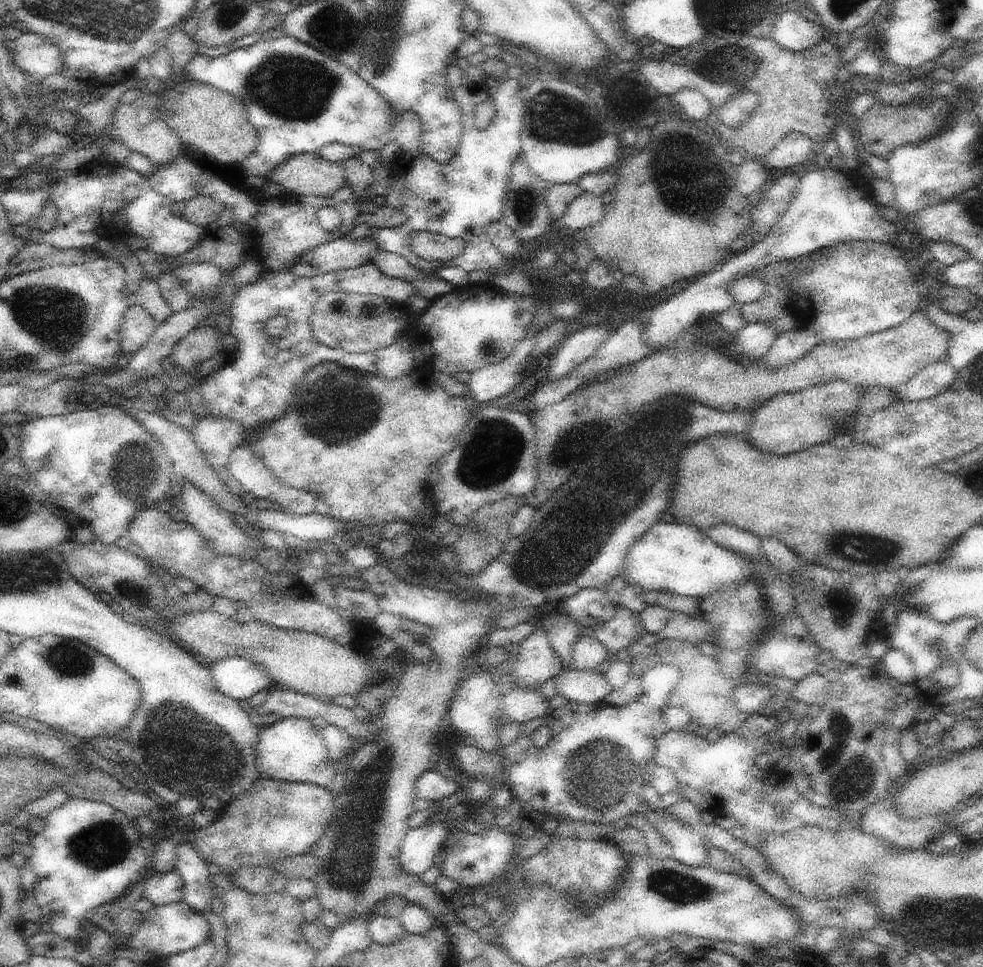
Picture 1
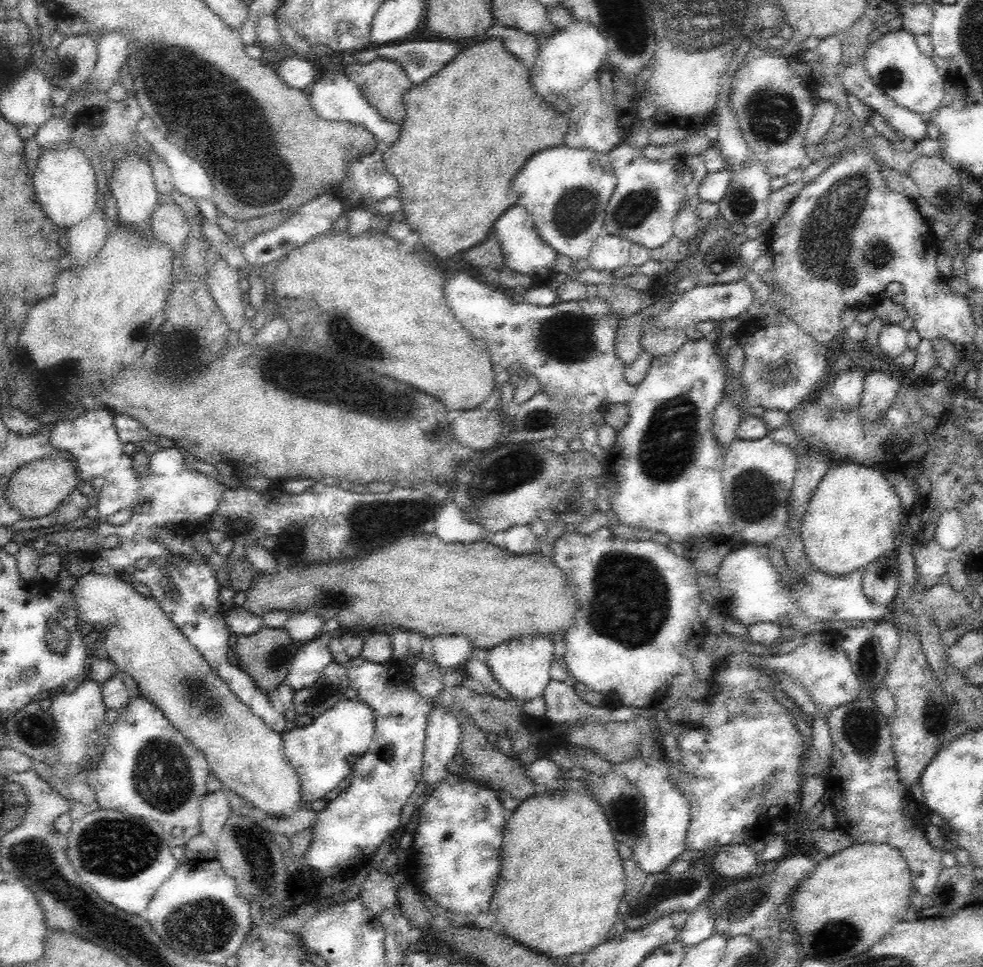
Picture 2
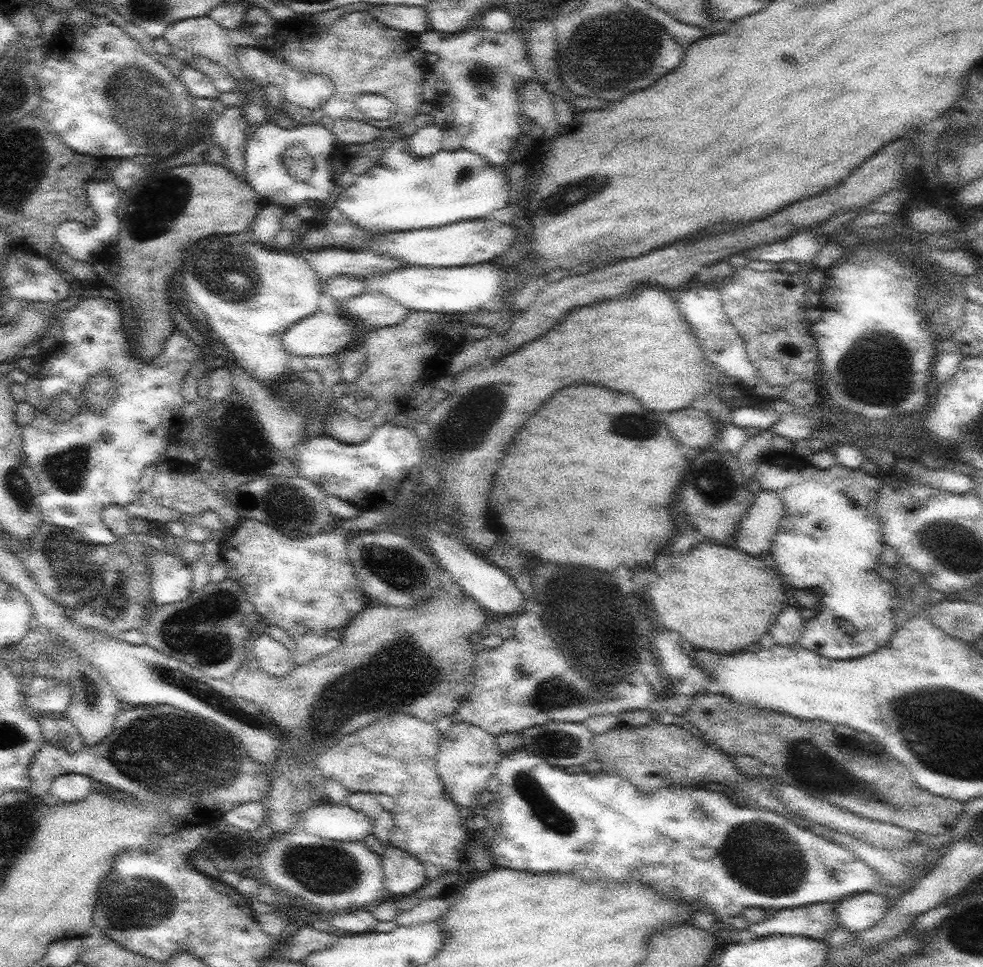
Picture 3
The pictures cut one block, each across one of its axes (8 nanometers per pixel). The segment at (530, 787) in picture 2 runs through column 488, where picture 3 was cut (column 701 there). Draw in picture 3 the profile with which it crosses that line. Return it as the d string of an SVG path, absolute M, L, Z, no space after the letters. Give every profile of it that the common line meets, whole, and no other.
M657 716L639 727L618 724L602 734L594 735L593 743L597 752L596 759L603 763L600 772L627 778L642 794L652 794L663 786L702 787L714 781L736 786L738 781L737 786L742 788L744 795L756 803L758 801L757 806L760 808L805 820L789 812L781 798L775 794L773 781L769 777L745 780L736 770L734 757L724 753L697 731L687 732L682 726L673 723L665 725Z

